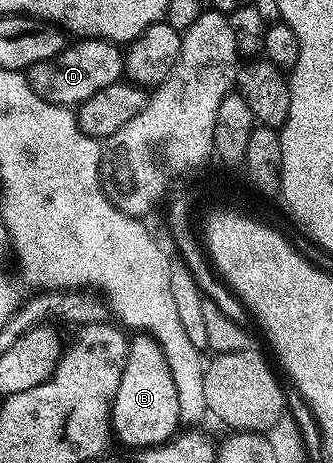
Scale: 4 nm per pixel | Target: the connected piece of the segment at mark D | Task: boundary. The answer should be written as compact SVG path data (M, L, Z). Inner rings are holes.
M100 38L75 43L75 46L74 43L69 45L52 60L44 60L28 71L30 87L44 100L58 106L77 107L78 103L88 100L88 96L96 96L100 88L108 88L108 84L119 81L124 74L124 54L115 43L103 42Z

